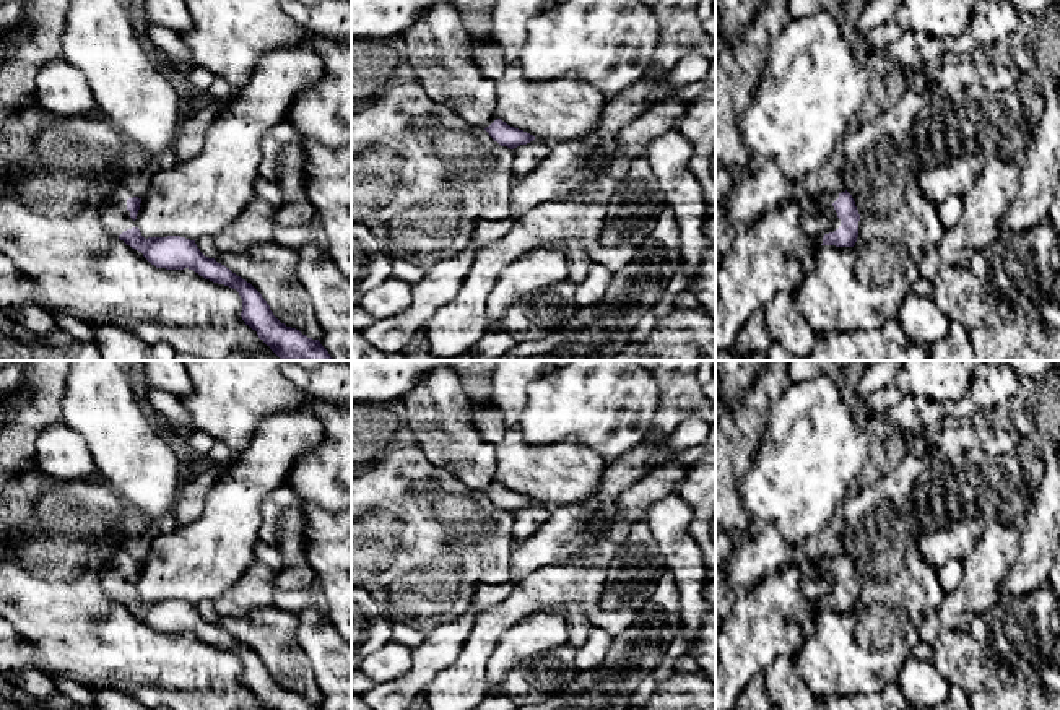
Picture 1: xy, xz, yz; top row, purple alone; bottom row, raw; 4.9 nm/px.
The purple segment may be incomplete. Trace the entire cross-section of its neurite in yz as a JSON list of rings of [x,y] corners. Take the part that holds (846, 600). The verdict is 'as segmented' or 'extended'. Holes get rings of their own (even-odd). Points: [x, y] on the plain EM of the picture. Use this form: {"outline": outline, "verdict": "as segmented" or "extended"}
{"outline": [[[845,554],[841,557],[823,559],[832,580],[808,578],[802,583],[806,600],[813,601],[818,609],[854,611],[858,601],[860,578],[852,559]]], "verdict": "extended"}

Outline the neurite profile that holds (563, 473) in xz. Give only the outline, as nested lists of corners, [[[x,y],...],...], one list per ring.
[[[475,395],[471,411],[481,440],[496,448],[496,479],[507,489],[556,509],[598,492],[608,461],[577,439],[527,444],[484,395]]]

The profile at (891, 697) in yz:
[[[894,679],[884,689],[873,694],[823,697],[816,710],[915,710],[915,707],[904,695],[897,679]]]

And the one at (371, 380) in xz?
[[[351,361],[351,405],[398,400],[434,369],[455,361]]]

